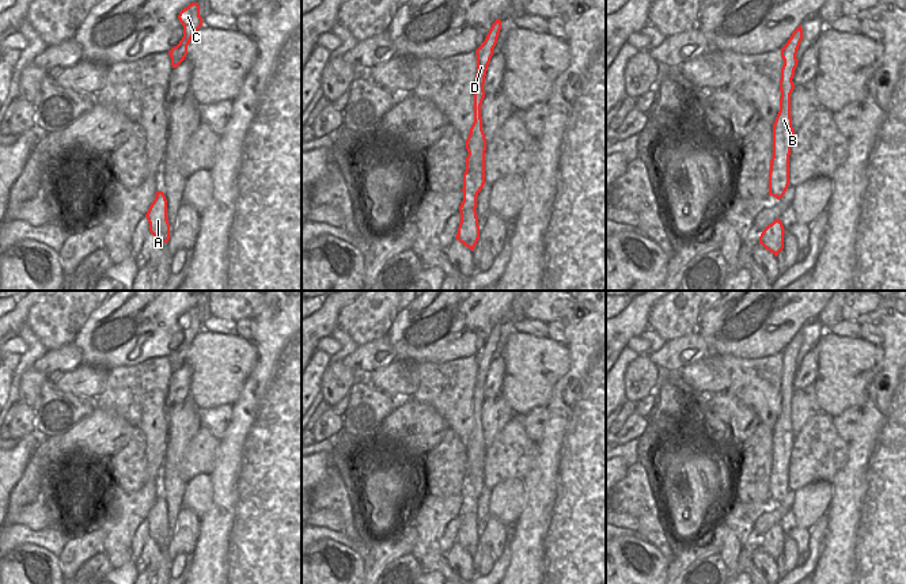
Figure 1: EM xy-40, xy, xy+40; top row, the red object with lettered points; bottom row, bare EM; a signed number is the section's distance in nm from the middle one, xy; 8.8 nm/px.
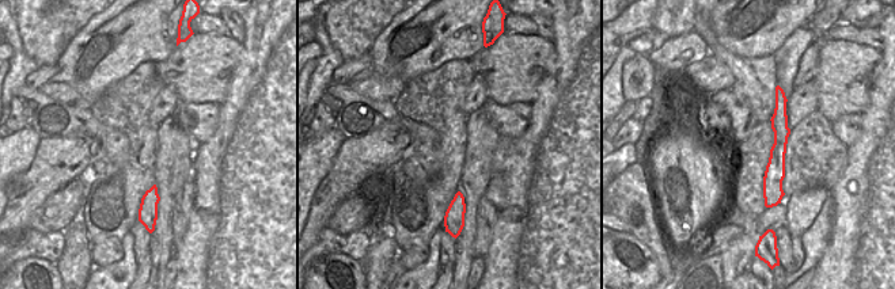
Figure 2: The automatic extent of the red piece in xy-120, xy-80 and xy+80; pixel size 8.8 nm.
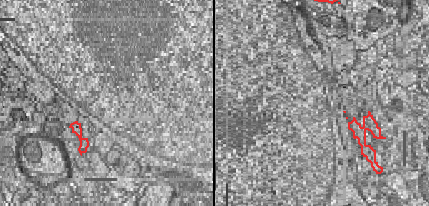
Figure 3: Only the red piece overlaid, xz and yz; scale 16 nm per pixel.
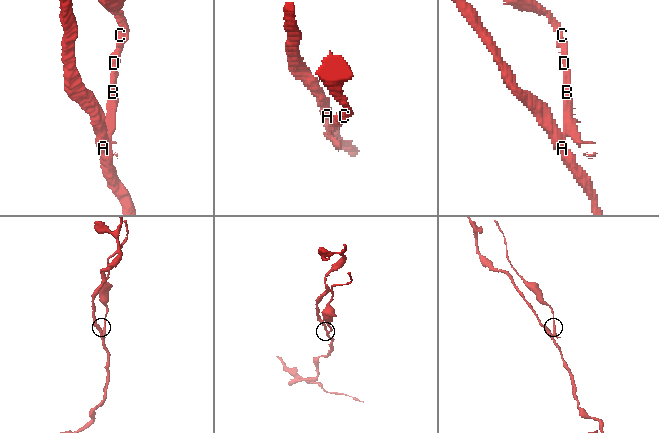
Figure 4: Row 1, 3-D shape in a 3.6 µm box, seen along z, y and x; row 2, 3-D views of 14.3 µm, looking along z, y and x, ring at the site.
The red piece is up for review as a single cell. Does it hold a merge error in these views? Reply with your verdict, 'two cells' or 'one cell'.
two cells

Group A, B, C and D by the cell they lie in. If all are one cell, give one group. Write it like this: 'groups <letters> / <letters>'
groups A / B C D

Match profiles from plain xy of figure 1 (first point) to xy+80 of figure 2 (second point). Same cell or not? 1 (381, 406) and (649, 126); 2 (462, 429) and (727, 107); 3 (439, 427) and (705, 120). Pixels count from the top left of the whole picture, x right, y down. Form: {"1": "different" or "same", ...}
{"1": "same", "2": "different", "3": "same"}

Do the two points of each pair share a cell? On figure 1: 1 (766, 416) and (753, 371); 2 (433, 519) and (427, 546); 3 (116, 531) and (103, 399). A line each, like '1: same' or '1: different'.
1: same
2: same
3: same

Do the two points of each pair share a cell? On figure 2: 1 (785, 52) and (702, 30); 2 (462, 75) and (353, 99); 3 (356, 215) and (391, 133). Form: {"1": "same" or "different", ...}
{"1": "different", "2": "same", "3": "different"}

